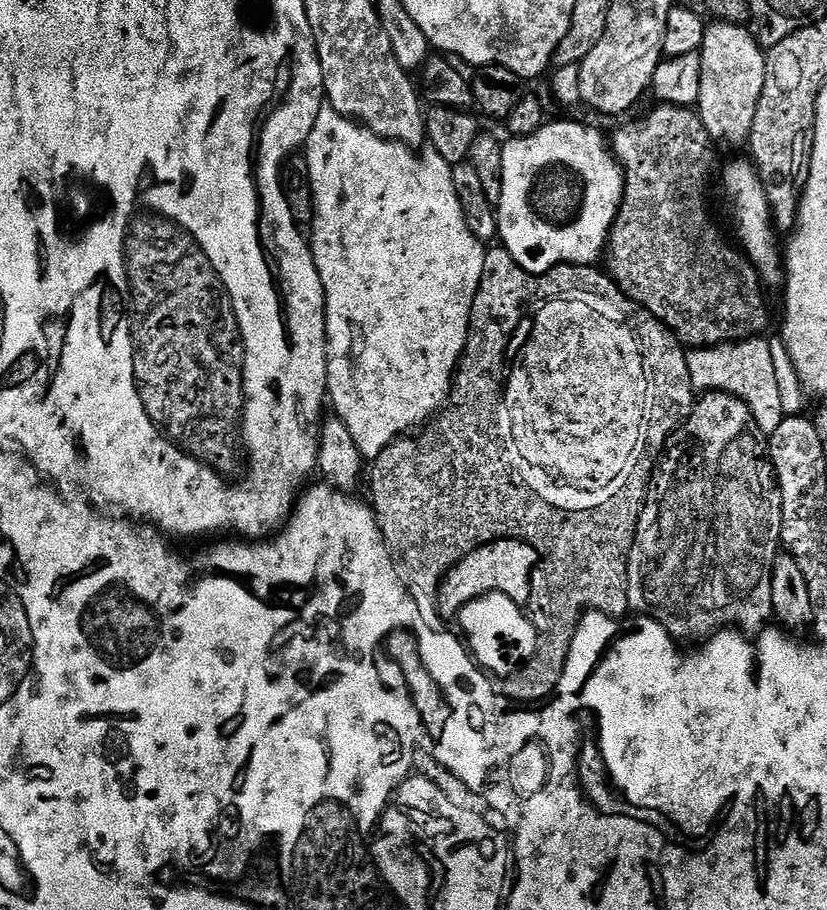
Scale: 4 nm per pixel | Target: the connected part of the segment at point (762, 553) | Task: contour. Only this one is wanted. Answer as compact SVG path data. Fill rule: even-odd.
M705 392L695 401L691 412L687 413L684 425L676 432L676 437L668 444L664 457L660 460L660 469L652 476L652 485L646 488L646 499L640 510L640 523L635 533L640 564L644 567L644 585L640 588L640 600L644 603L643 611L657 620L677 642L696 640L703 642L721 630L736 629L745 634L759 634L769 627L773 619L771 604L771 571L777 553L782 548L784 531L784 511L782 494L776 483L776 469L772 466L769 445L760 431L758 422L745 400L739 400L728 392Z

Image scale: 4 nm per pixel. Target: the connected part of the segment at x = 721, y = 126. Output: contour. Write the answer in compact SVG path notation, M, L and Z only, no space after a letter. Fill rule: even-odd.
M727 18L717 19L704 29L704 41L700 44L701 92L698 103L700 120L713 141L725 140L728 144L749 143L754 114L758 110L758 98L762 98L762 86L766 86L768 57L759 39L752 36L740 22Z

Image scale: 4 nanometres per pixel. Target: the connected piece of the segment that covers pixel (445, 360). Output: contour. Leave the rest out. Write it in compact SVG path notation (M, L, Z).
M330 106L321 108L318 114L318 122L314 122L314 130L310 132L310 138L306 145L306 153L308 152L308 180L312 183L312 204L316 207L316 221L312 224L312 236L310 232L310 247L312 257L318 266L318 274L322 278L322 286L324 287L324 309L326 310L326 330L328 334L328 390L327 395L330 397L330 404L334 407L335 415L339 416L342 422L346 422L346 430L350 430L350 438L354 438L354 442L358 446L360 455L365 458L375 458L382 454L384 448L389 448L395 440L407 437L411 428L420 430L425 427L447 405L448 397L452 394L452 382L454 373L460 363L460 358L464 354L464 348L468 344L468 323L472 321L472 307L474 306L474 298L478 294L478 286L482 282L482 274L484 273L484 254L486 244L479 240L474 233L471 232L470 226L466 222L466 214L463 212L462 202L459 201L457 190L455 190L454 178L452 177L453 165L446 163L439 154L433 150L426 151L424 157L420 157L419 151L413 150L409 145L400 143L399 140L383 140L378 134L374 134L369 128L356 123L349 116L338 114L338 110L334 110Z

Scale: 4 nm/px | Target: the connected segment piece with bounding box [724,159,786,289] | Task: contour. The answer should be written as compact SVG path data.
M747 159L730 161L724 168L724 192L732 203L733 214L736 215L735 239L739 247L760 273L761 281L769 289L779 289L785 283L786 268L782 263L782 248L776 245L778 231L773 224L770 202L767 201L766 190L760 181L756 165Z

